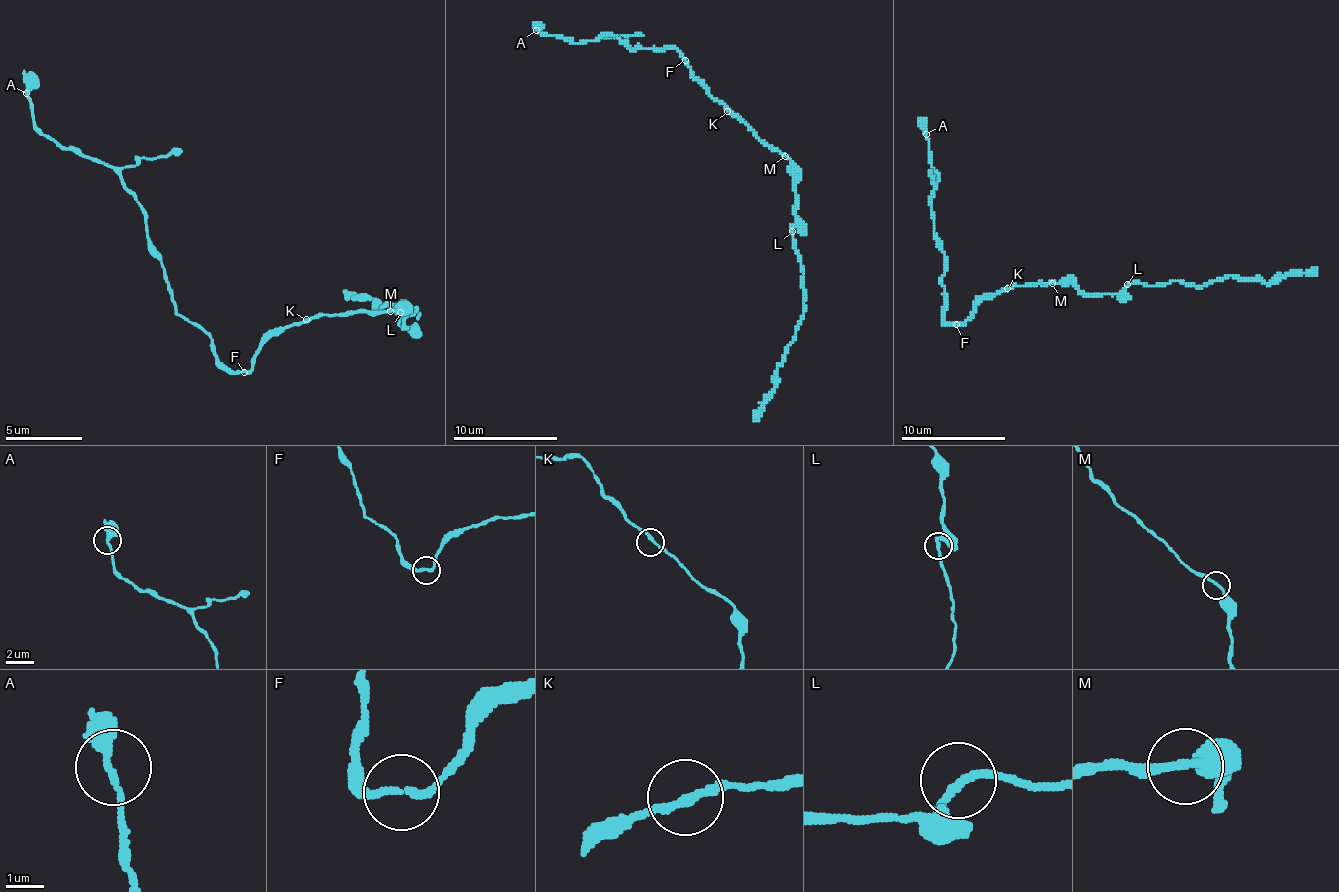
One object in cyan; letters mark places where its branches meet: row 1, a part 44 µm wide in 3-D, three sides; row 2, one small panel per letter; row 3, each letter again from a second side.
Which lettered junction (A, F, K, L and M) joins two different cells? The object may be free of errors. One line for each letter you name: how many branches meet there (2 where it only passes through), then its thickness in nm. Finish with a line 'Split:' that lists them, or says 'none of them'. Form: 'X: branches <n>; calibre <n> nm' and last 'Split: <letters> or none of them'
Split: none of them

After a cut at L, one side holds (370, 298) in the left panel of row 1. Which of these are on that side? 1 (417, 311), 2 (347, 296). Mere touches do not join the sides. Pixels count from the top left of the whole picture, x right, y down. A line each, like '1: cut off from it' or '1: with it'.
1: with it
2: with it

